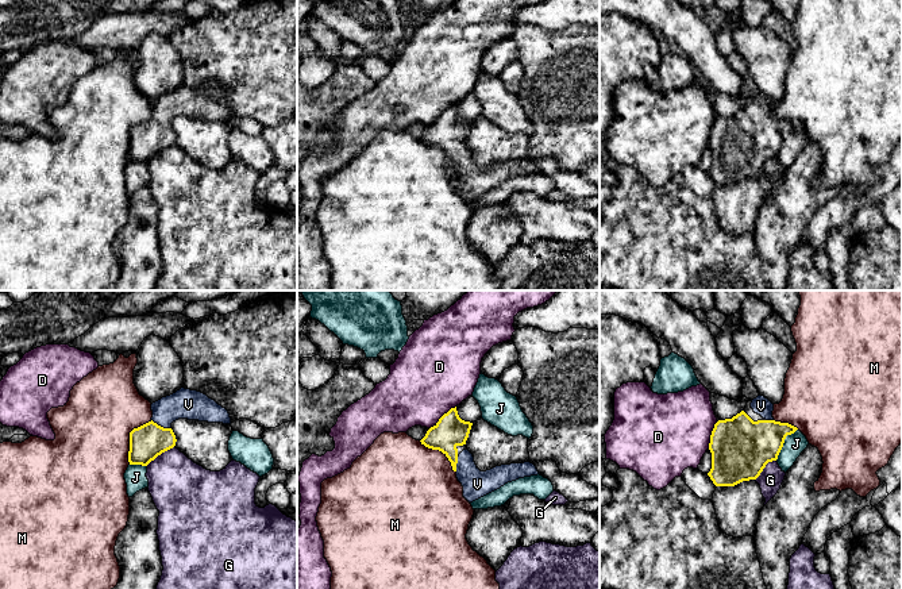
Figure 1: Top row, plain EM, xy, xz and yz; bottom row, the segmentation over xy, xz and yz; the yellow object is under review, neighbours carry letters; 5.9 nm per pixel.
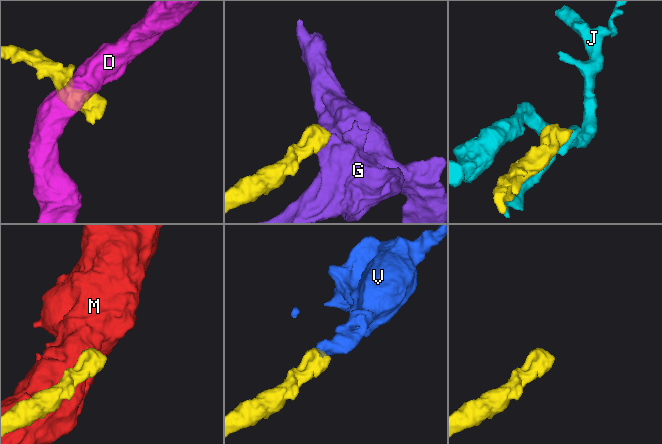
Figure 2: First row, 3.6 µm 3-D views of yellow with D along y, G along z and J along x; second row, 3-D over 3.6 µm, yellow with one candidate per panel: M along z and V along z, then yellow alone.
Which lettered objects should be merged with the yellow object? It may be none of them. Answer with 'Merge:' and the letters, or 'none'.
Merge: V

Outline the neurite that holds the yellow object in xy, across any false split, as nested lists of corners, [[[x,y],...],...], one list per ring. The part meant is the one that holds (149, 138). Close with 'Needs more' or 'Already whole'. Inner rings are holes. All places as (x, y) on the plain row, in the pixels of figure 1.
[[[181,85],[151,101],[149,120],[130,130],[130,162],[147,163],[162,150],[176,143],[171,120],[178,116],[231,122],[230,111],[207,92]]]. Needs more

